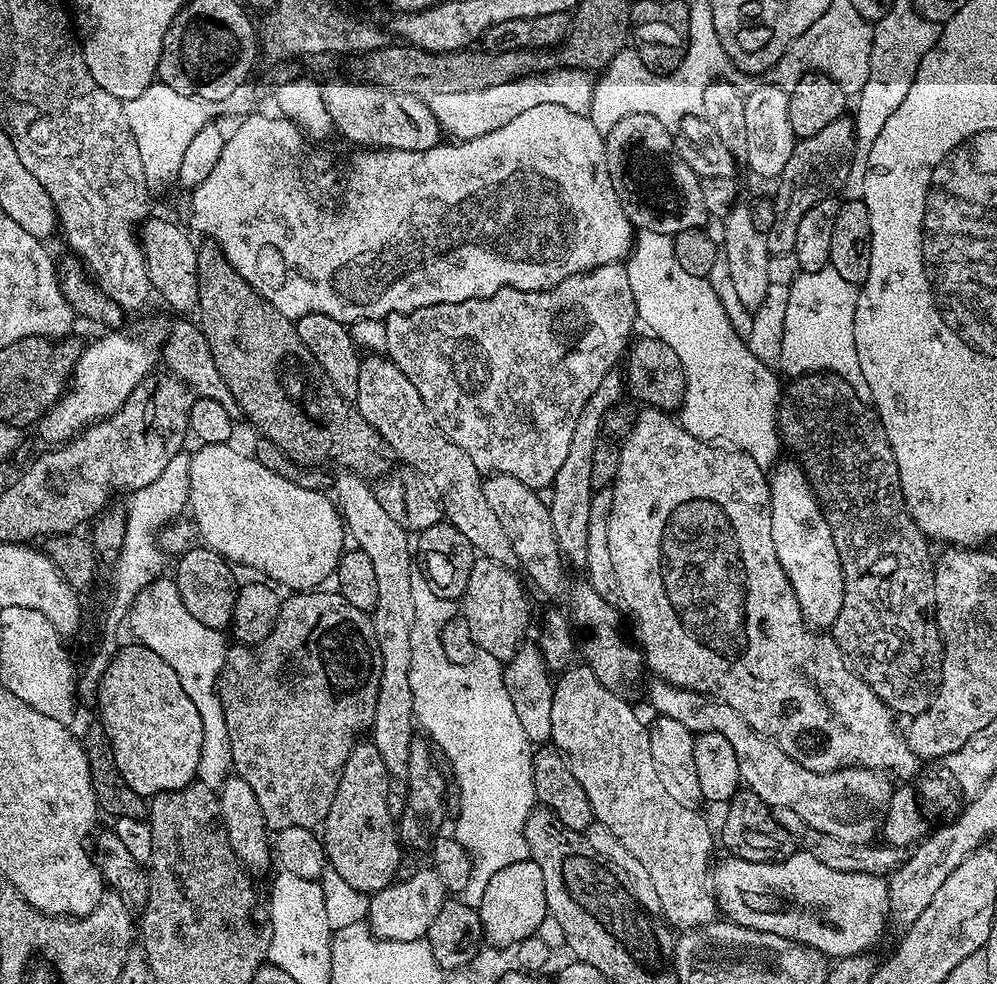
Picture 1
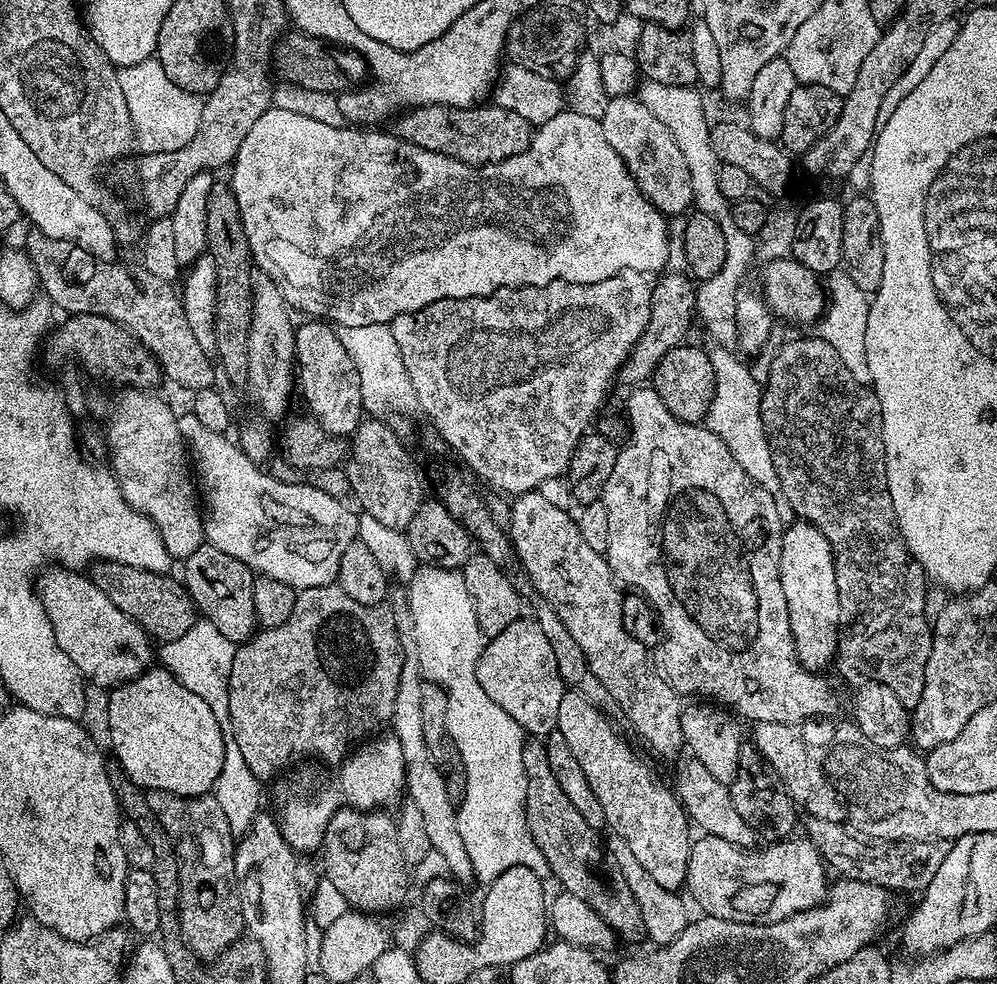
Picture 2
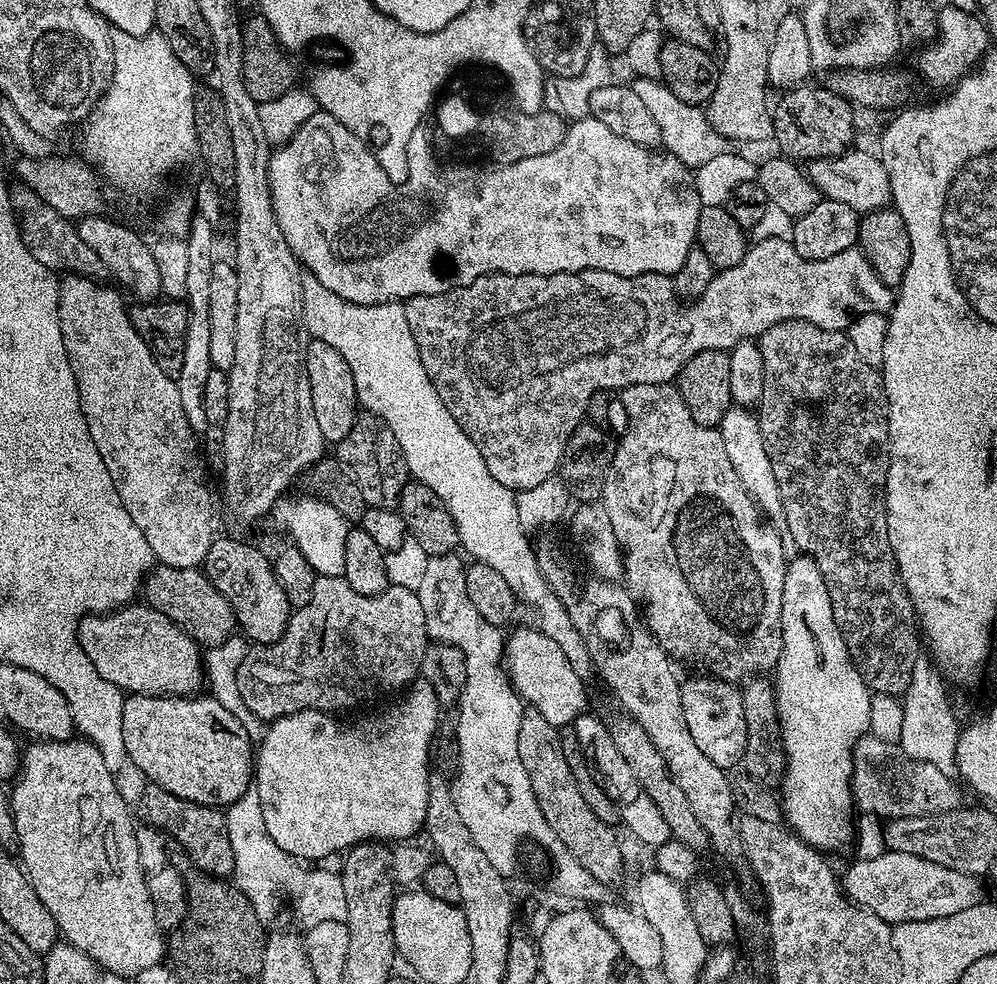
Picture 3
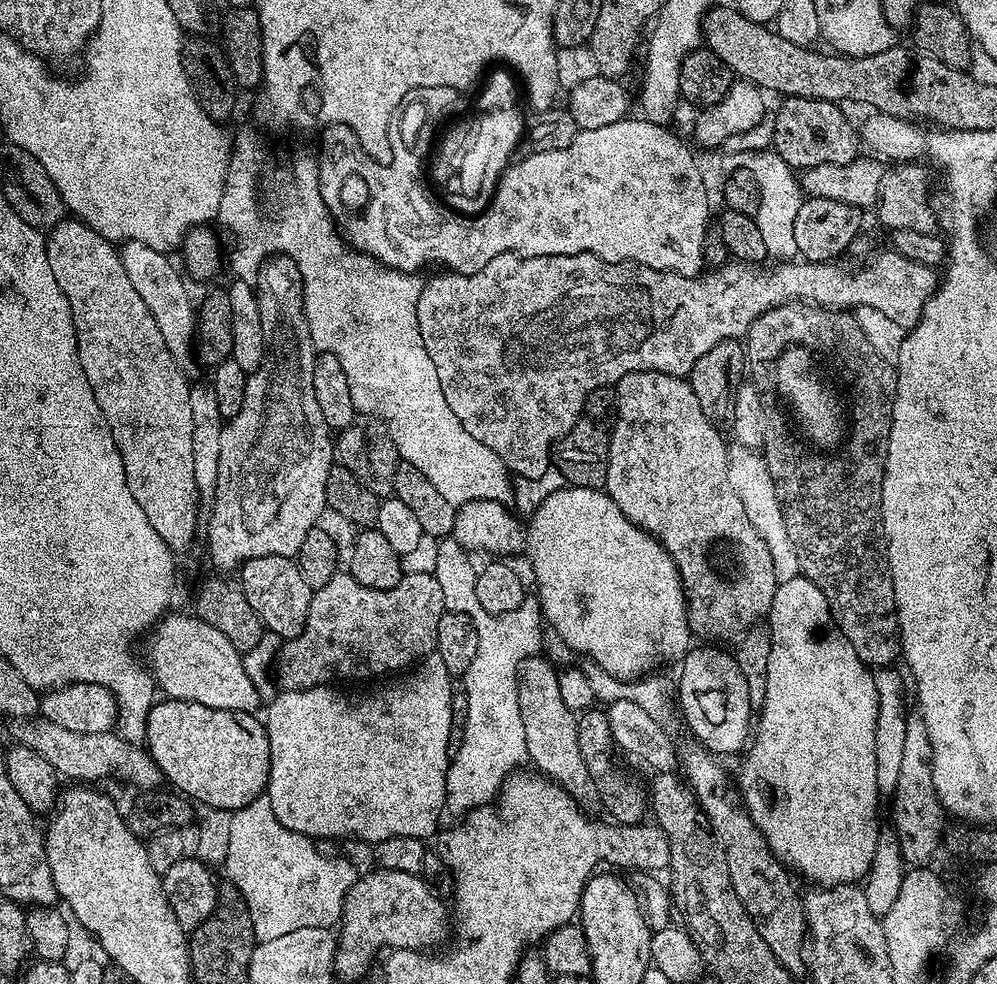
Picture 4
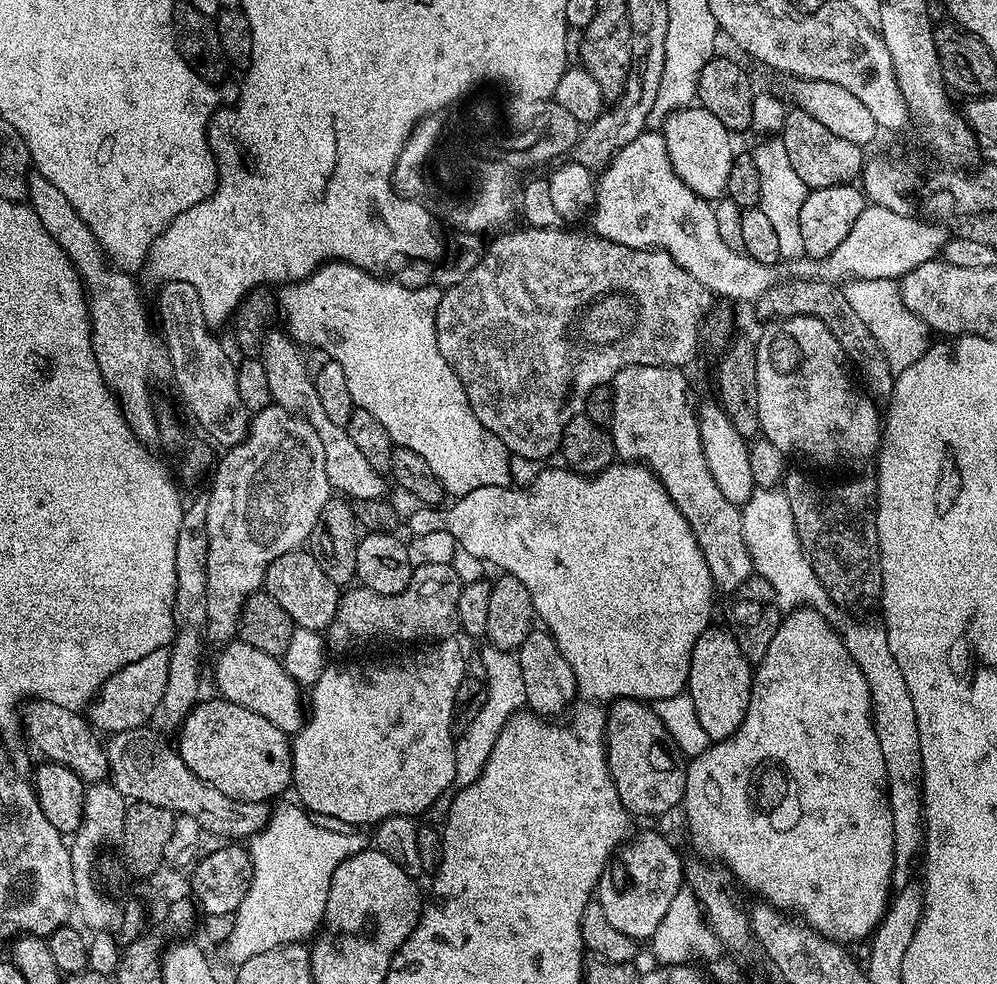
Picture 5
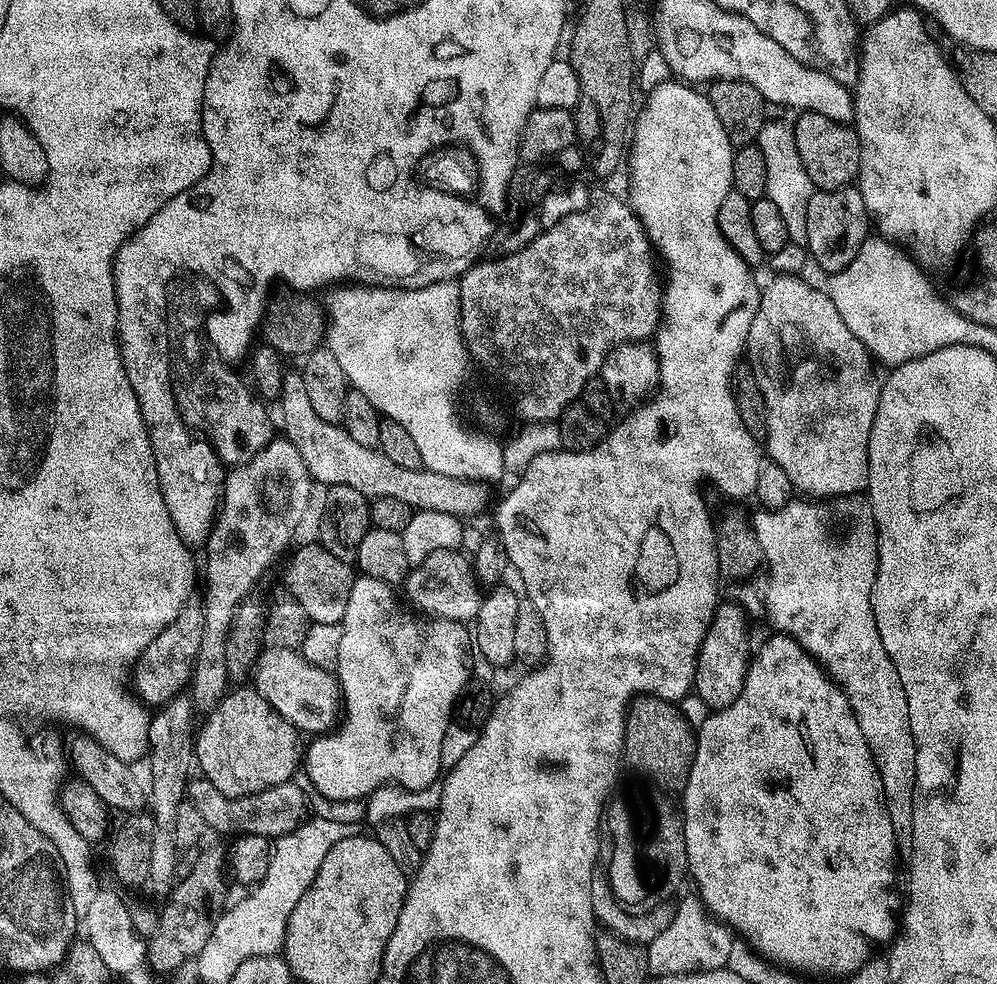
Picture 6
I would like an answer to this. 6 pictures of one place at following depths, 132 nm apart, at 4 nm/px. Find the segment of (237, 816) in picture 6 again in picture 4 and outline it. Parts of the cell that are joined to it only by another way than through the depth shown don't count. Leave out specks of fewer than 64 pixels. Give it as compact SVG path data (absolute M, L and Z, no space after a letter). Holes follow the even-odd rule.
M25 718L17 720L11 725L12 740L22 746L30 746L30 750L38 750L50 766L54 766L56 775L68 782L96 782L92 780L104 780L107 776L117 776L128 784L133 784L136 790L156 790L161 787L162 775L159 766L154 762L152 755L148 753L147 747L136 742L129 742L123 735L115 736L115 731L99 732L98 734L78 734L78 730L66 730L54 722L43 718Z

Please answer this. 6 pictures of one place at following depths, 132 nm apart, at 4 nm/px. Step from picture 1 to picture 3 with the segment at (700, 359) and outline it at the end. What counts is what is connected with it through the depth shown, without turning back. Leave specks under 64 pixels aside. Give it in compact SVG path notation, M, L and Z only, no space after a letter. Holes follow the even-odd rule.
M733 406L722 418L718 430L722 434L722 443L726 446L730 466L734 466L734 470L746 486L746 490L752 495L752 499L756 501L768 523L774 526L774 530L782 538L782 550L798 552L794 538L790 538L790 530L786 526L786 514L782 506L778 482L774 478L774 466L770 466L770 454L766 454L764 449L757 413L744 406Z

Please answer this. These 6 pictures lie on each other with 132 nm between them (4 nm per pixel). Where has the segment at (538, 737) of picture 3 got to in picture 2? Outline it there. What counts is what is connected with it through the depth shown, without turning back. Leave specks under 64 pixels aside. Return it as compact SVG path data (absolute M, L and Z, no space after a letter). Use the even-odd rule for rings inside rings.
M532 738L525 743L522 766L528 783L526 822L538 850L542 850L546 858L549 873L553 877L556 875L563 891L576 895L593 908L621 941L639 937L644 930L642 914L638 902L634 902L634 894L630 894L630 886L626 886L626 878L622 878L622 870L618 870L614 858L608 855L602 836L600 840L601 833L591 828L582 814L574 810L570 798L562 794L562 786L558 786L558 778L554 778L554 770L550 770L550 758L546 758L546 750L539 739Z

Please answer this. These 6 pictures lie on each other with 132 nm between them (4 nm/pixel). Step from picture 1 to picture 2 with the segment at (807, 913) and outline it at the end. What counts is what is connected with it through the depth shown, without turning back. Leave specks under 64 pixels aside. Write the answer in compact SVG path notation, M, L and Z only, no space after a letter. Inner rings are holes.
M707 834L699 838L693 839L690 850L686 892L696 899L697 906L701 908L699 911L703 915L726 918L730 922L773 924L799 912L819 908L825 903L830 891L829 873L820 852L808 839L785 838L779 842L769 843L770 846L765 852L756 852L757 850L745 851L722 838L714 838Z

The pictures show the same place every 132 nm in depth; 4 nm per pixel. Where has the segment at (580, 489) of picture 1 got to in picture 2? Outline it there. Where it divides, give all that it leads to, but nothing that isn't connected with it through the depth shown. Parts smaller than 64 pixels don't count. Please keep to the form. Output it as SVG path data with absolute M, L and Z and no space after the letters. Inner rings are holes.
M669 271L669 276L661 275L656 285L652 288L652 296L648 300L648 311L646 313L646 323L644 332L638 337L632 346L632 352L628 356L628 361L618 373L619 383L625 384L625 389L631 390L647 385L652 379L654 370L658 366L658 362L662 362L662 358L666 354L670 354L670 350L679 348L685 343L688 327L694 323L694 313L696 311L696 284L683 271Z

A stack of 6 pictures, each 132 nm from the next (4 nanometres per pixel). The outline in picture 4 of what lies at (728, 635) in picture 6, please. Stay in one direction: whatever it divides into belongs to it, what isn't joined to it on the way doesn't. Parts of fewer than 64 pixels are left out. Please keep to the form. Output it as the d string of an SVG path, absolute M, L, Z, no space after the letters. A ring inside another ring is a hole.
M720 646L696 647L689 647L682 661L684 669L678 675L678 695L680 694L680 708L684 711L684 720L688 723L689 730L701 740L697 741L708 752L739 753L749 743L750 729L754 724L754 706L750 702L750 690L746 690L746 678L742 678L742 670L738 670L738 662L731 651L723 652L720 649L723 647Z

